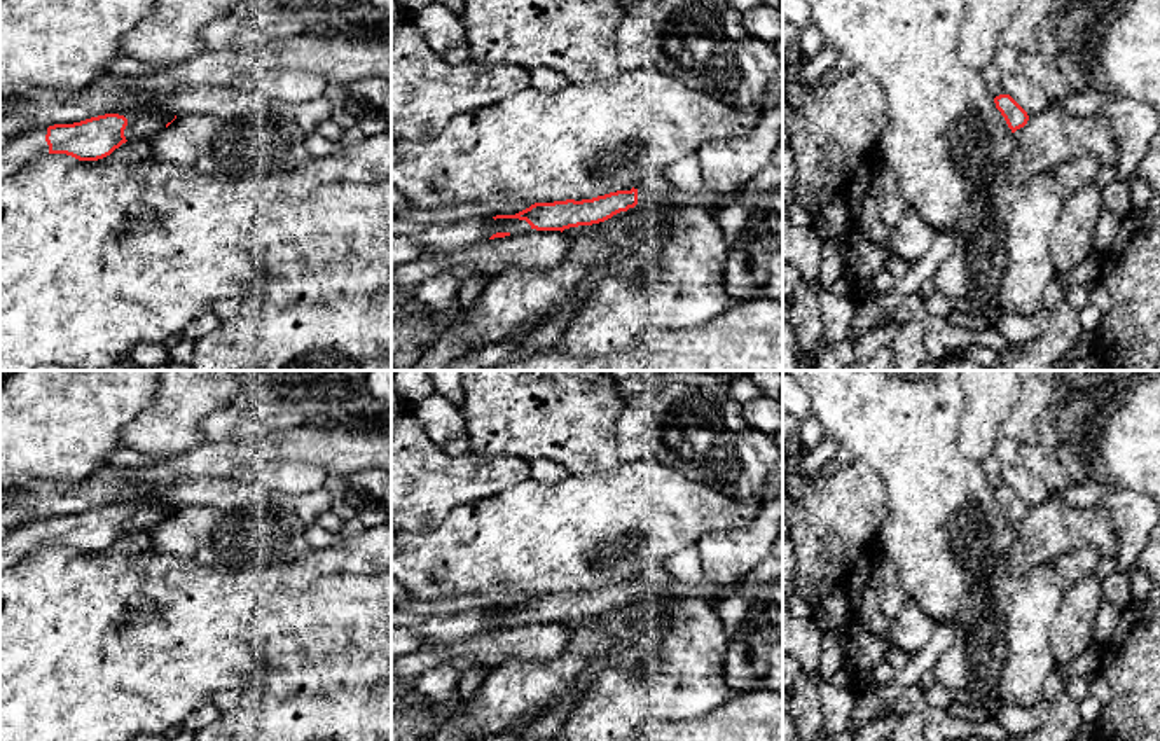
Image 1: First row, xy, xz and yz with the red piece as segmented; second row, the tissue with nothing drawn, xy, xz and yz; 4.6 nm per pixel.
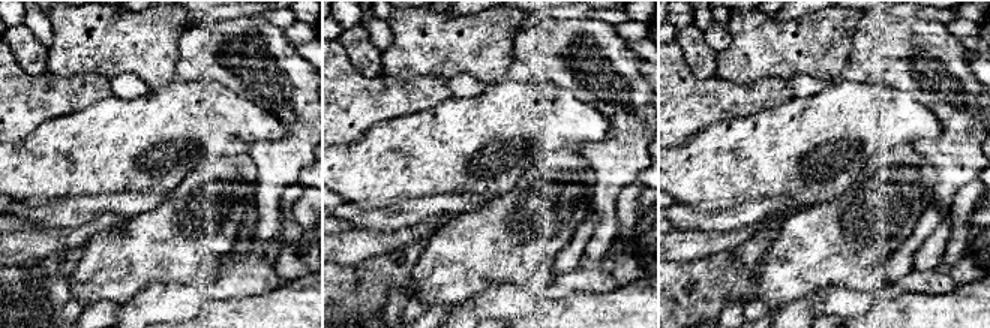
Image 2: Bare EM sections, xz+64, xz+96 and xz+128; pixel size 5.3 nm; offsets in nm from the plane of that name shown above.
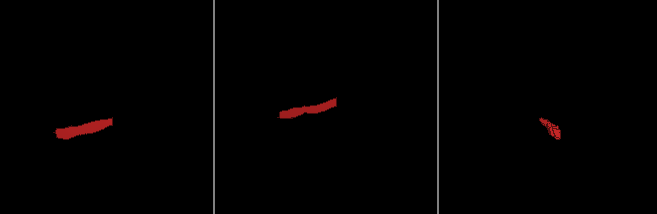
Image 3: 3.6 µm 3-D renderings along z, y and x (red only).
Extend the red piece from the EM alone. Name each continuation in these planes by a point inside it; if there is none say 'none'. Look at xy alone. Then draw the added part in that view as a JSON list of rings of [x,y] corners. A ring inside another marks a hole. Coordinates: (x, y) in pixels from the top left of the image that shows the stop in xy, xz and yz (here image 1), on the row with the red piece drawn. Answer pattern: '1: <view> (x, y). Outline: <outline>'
1: xy (27, 147). Outline: [[[47,128],[23,133],[0,150],[0,182],[19,173],[28,163],[49,154]]]

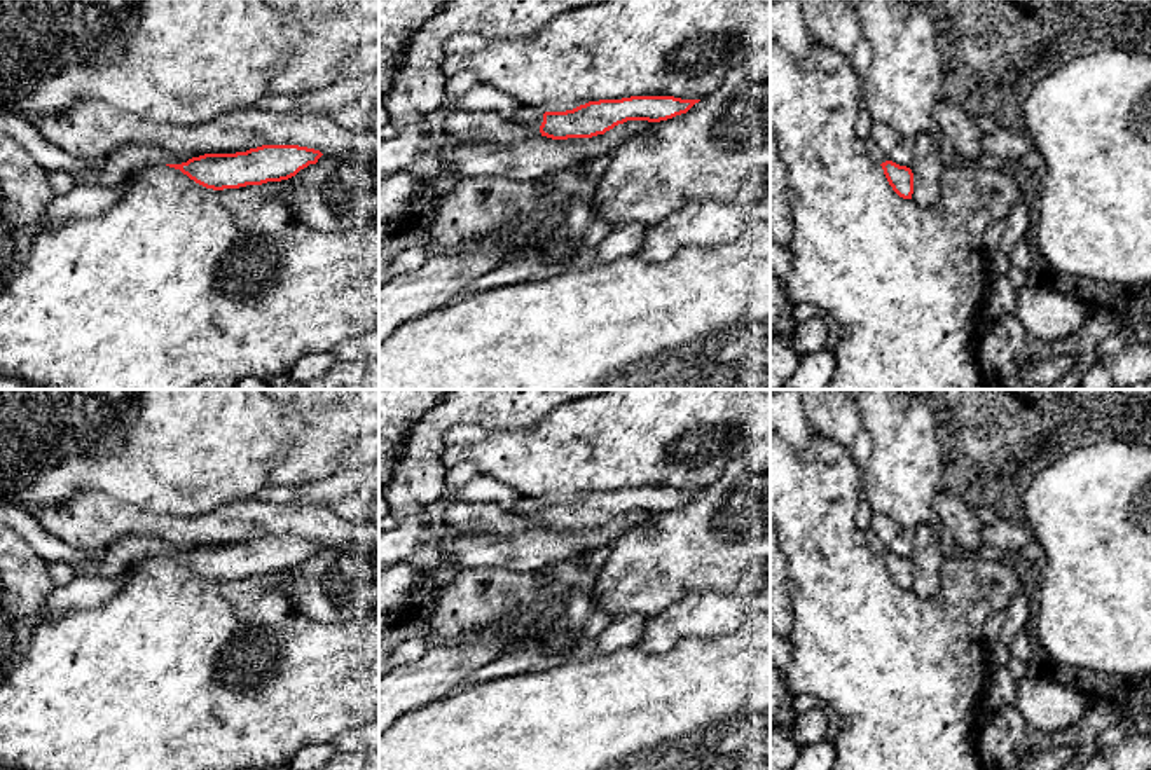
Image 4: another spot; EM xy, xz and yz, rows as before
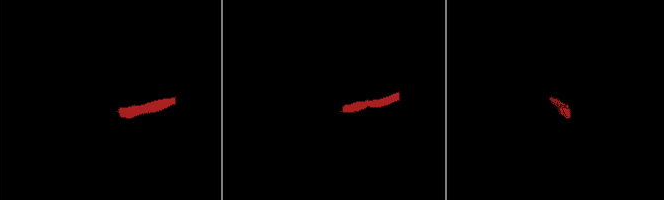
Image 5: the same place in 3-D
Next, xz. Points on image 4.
1: xz (526, 116). Outline: [[[524,107],[508,119],[517,124],[527,126],[534,131],[540,131],[540,126],[543,122],[543,113],[534,108]]]

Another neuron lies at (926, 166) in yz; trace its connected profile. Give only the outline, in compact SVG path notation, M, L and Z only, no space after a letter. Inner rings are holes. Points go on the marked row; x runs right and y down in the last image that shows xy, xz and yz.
M922 133L913 141L913 173L912 201L917 206L931 206L941 194L943 162L936 147L936 140Z

